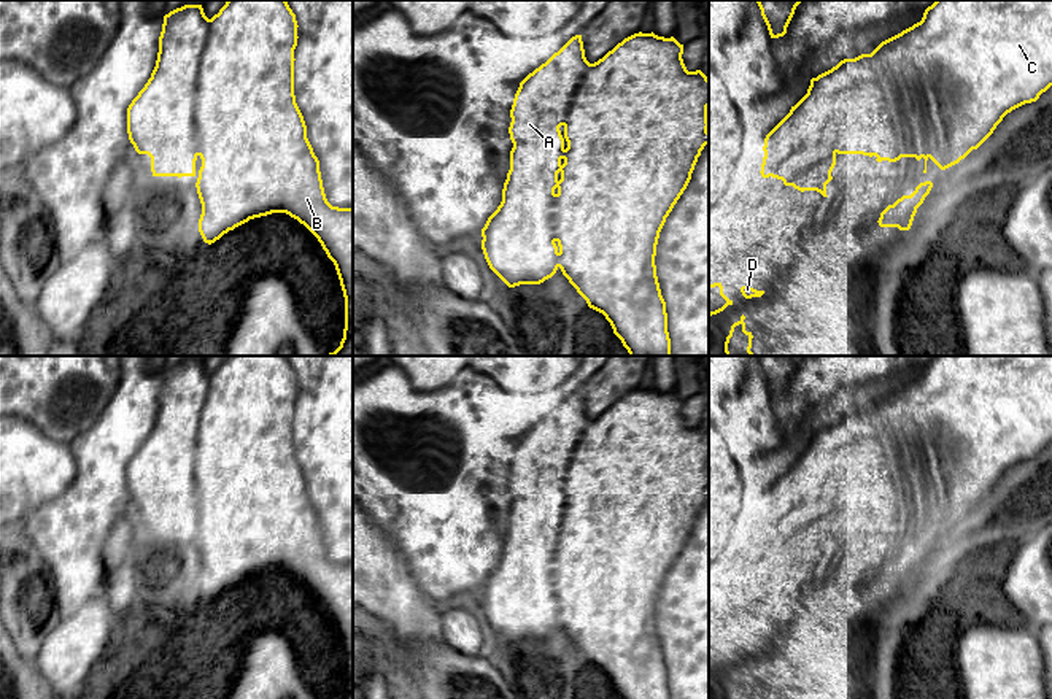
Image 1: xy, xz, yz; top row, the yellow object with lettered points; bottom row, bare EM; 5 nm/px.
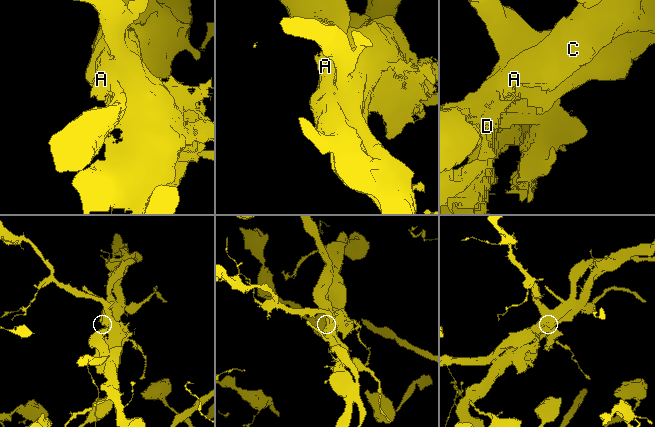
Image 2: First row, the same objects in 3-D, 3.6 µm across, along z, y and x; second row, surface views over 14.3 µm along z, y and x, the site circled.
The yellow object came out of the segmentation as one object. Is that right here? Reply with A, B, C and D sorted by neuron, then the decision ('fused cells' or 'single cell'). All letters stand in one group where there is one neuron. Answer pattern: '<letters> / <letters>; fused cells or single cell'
A C D / B; fused cells

